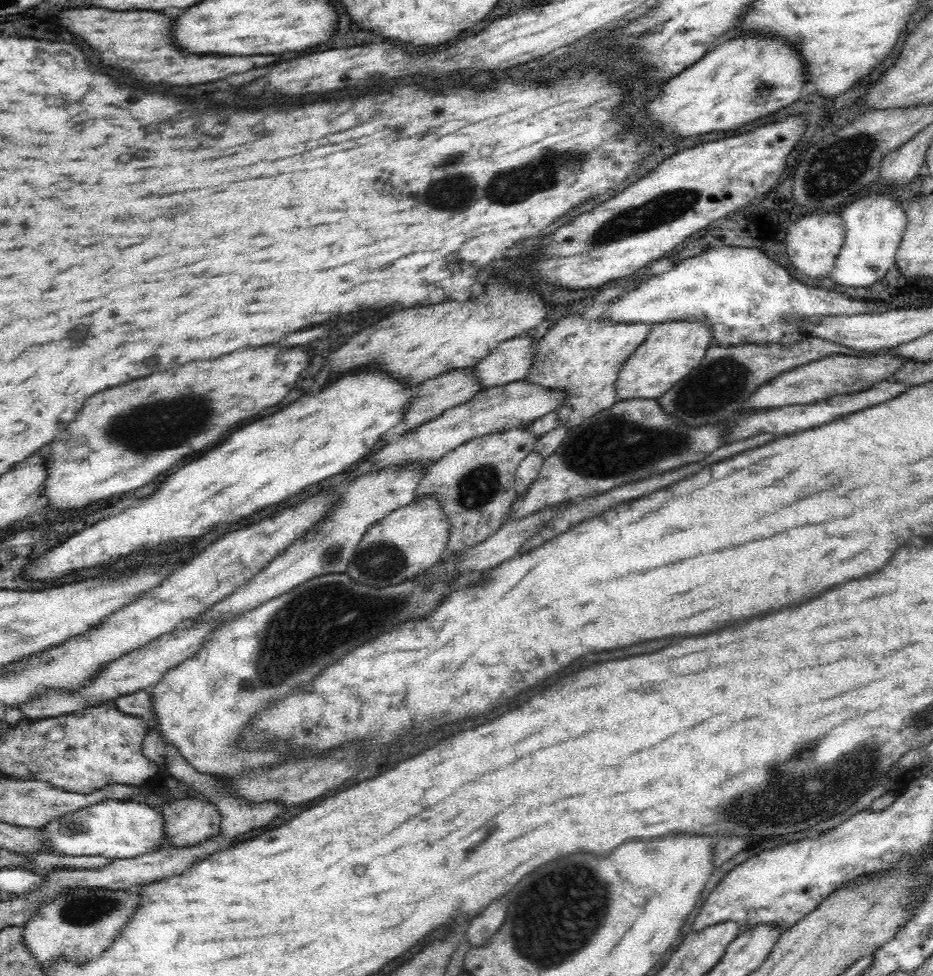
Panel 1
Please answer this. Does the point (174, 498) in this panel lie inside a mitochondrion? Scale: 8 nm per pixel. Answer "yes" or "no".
no

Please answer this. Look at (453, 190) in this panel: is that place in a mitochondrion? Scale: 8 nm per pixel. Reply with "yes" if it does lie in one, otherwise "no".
yes

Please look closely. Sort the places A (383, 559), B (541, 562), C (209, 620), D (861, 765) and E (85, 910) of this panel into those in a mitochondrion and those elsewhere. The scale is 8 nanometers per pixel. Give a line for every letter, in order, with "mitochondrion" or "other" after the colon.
A: mitochondrion
B: other
C: other
D: mitochondrion
E: mitochondrion

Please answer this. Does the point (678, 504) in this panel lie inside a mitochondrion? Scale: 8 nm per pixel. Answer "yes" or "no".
no

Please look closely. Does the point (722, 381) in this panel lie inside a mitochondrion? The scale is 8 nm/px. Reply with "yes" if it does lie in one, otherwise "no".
yes

